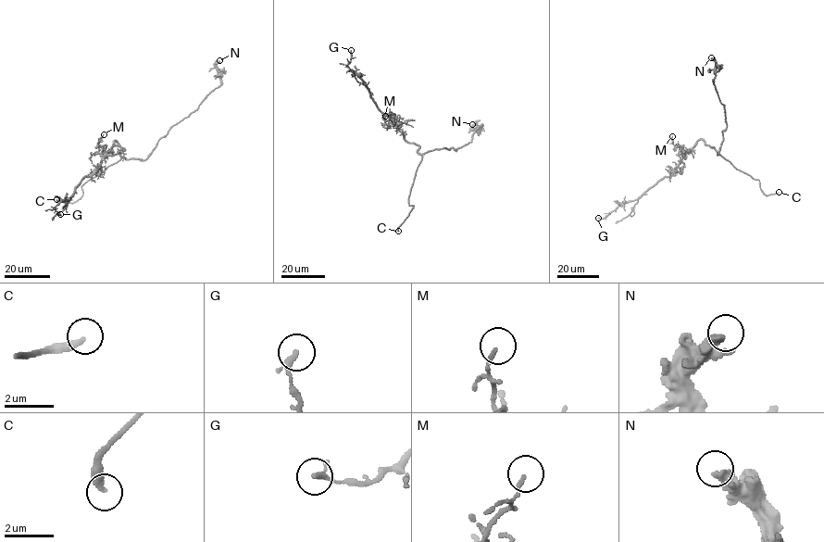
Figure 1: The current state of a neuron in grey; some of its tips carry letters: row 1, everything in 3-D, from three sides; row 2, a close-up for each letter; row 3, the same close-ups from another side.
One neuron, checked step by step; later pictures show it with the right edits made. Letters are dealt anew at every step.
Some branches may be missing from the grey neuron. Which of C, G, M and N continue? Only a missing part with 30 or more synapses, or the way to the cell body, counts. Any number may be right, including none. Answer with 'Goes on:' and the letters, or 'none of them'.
Goes on: C

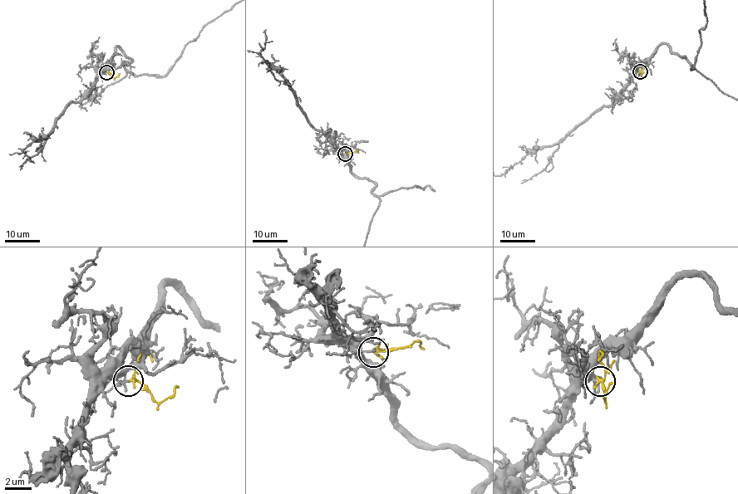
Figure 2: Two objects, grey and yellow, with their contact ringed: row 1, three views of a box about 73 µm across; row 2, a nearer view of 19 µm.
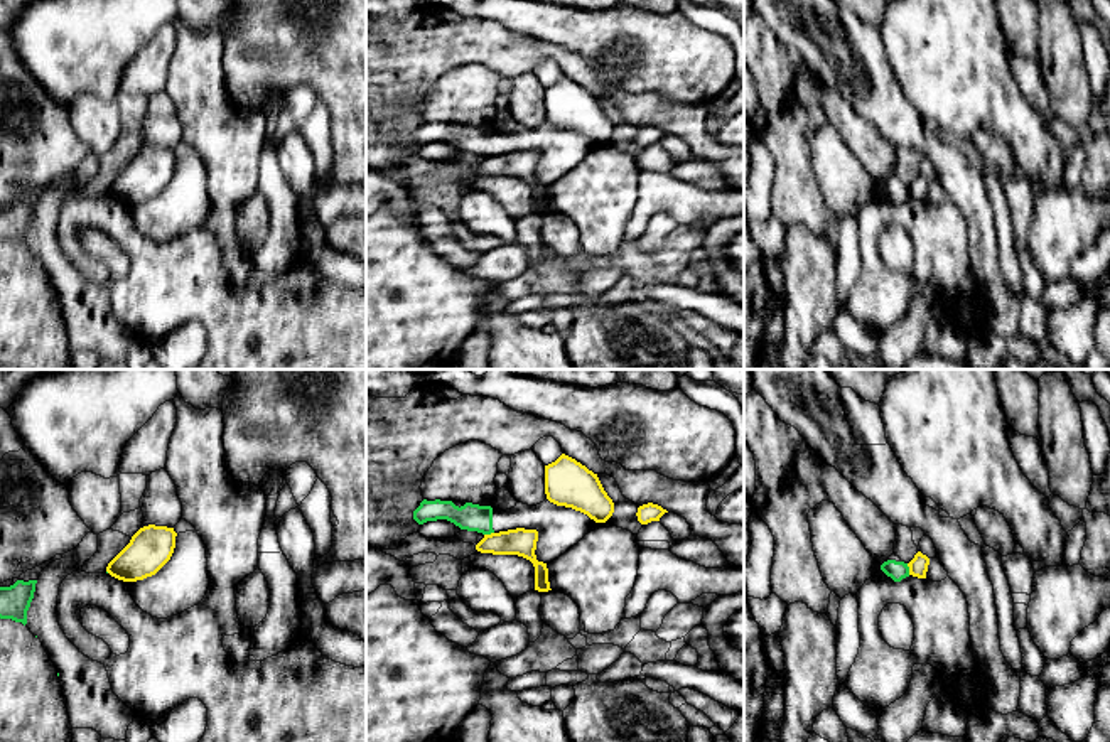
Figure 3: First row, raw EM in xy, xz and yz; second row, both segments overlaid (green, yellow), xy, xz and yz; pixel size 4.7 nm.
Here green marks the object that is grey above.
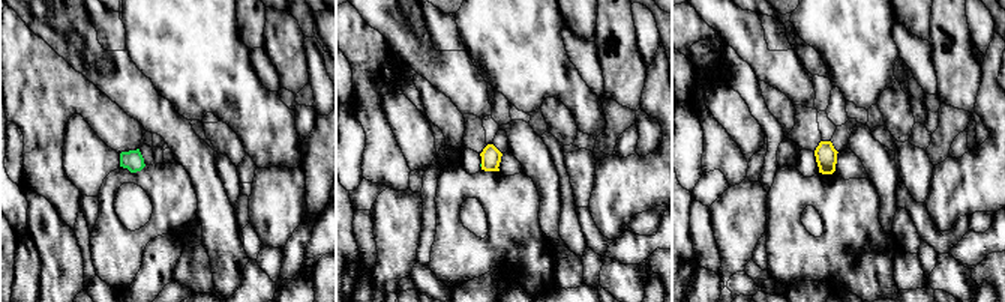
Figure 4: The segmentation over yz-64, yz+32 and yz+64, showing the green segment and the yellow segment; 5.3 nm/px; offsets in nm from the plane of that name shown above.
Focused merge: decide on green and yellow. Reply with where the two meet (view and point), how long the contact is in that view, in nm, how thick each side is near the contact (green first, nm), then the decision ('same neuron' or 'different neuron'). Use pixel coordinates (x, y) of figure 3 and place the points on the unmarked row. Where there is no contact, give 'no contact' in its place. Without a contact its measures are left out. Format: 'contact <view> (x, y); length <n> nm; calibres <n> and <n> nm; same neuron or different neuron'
contact yz (908, 191); length 60 nm; calibres 90 and 90 nm; different neuron

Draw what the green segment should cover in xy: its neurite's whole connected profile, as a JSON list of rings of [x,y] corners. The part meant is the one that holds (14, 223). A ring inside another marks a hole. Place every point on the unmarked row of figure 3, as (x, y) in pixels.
[[[17,202],[10,209],[0,209],[0,241],[27,246],[27,233],[34,221],[37,202]]]

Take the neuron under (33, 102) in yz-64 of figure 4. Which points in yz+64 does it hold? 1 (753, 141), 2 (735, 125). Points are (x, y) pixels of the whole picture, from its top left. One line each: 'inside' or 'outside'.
1: outside
2: outside

